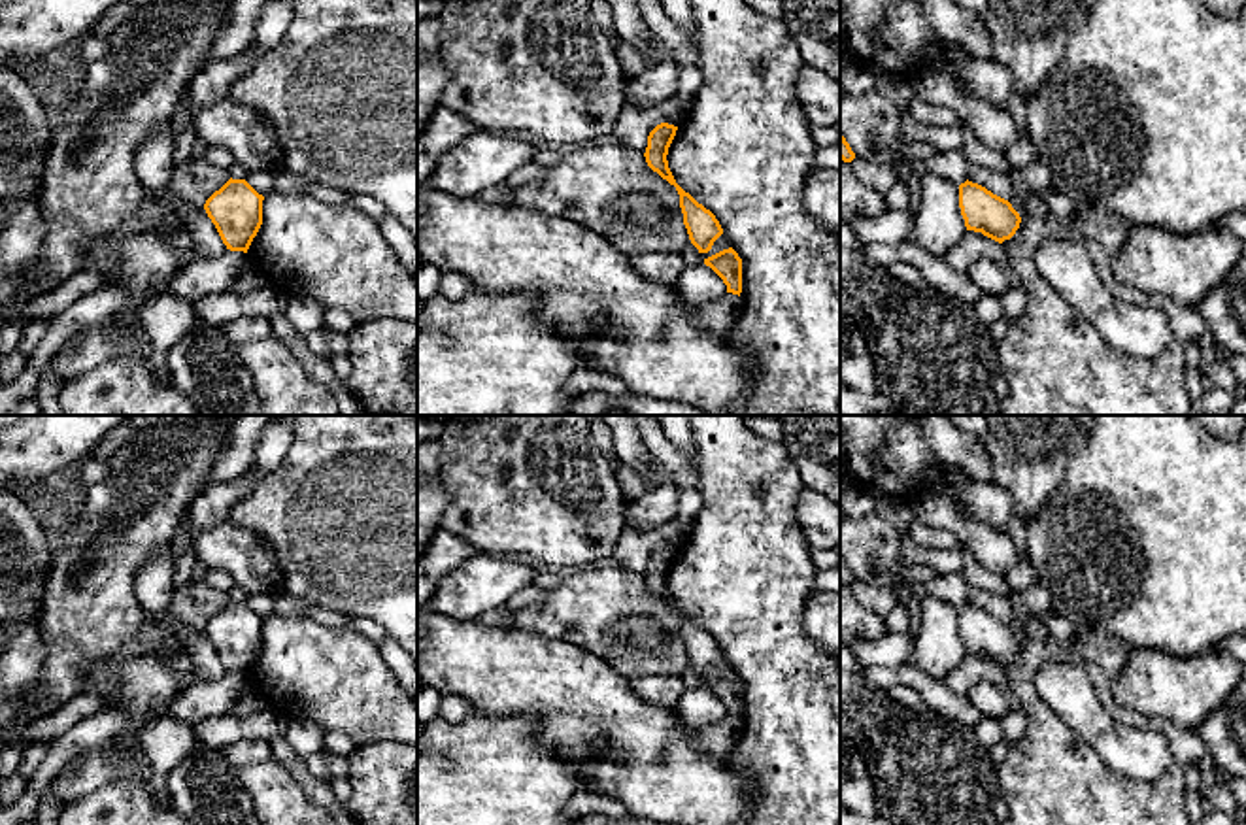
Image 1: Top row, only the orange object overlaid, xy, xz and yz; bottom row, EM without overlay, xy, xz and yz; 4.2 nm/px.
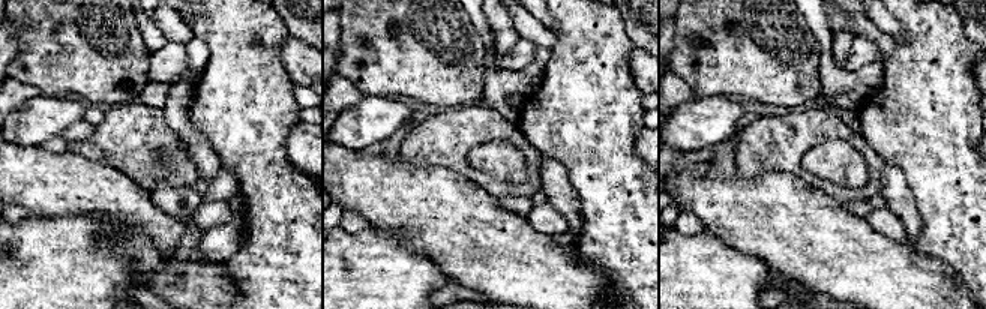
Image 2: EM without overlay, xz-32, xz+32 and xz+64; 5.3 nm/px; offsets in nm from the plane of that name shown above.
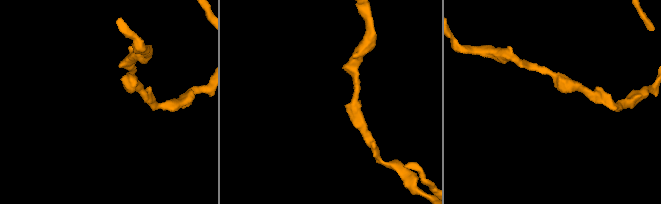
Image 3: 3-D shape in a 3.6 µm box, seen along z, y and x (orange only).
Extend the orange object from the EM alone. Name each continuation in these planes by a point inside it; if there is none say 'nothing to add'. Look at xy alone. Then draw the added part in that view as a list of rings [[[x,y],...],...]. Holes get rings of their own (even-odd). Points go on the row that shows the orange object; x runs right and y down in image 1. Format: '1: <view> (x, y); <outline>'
nothing to add

